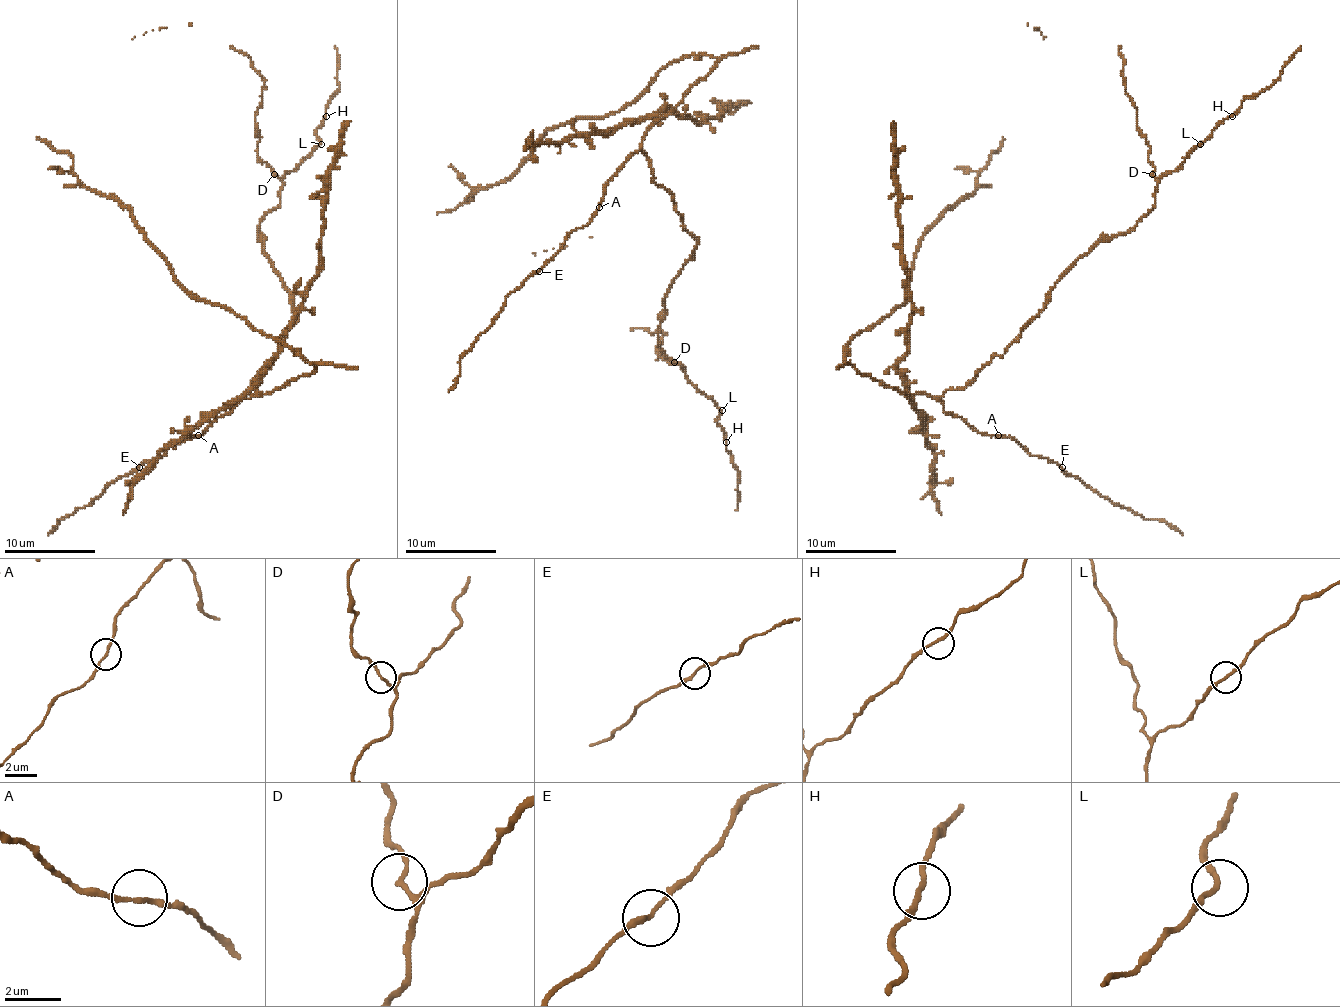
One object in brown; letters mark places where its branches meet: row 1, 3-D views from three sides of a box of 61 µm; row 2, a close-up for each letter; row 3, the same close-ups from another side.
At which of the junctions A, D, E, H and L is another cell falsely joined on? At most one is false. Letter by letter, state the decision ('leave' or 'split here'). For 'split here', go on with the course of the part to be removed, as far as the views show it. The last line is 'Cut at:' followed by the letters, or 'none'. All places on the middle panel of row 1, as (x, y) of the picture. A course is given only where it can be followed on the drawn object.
A: leave
D: leave
E: leave
H: leave
L: leave
Cut at: none

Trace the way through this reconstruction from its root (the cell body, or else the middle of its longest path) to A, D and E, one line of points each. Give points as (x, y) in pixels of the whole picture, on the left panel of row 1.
A: (262, 374), (253, 380), (253, 385), (230, 412), (219, 417), (198, 435)
D: (262, 374), (296, 319), (294, 294), (257, 235), (260, 221), (280, 203), (282, 182), (273, 173)
E: (262, 374), (253, 380), (239, 403), (200, 435), (173, 444), (164, 455), (153, 458), (139, 467)

